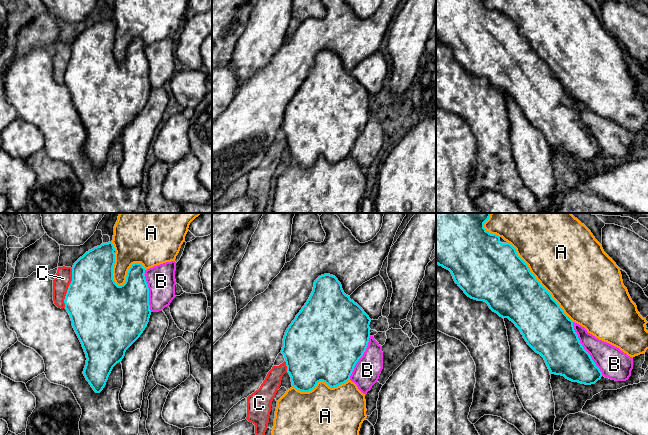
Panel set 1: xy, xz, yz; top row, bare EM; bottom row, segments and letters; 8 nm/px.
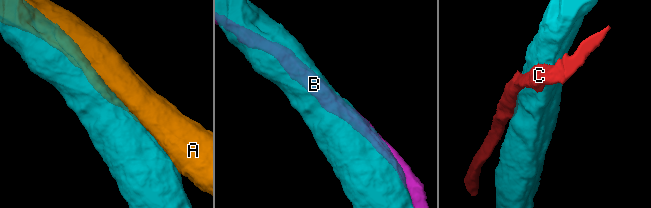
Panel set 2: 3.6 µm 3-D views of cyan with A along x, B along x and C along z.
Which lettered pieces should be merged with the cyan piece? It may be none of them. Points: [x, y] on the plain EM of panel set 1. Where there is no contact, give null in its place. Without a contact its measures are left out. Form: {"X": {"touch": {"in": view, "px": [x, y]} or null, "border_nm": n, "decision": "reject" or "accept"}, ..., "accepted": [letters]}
{"A": {"touch": {"in": "yz", "px": [536, 55]}, "border_nm": 750, "decision": "reject"}, "B": {"touch": {"in": "yz", "px": [583, 124]}, "border_nm": 480, "decision": "reject"}, "C": {"touch": {"in": "xy", "px": [68, 64]}, "border_nm": 320, "decision": "reject"}, "accepted": []}

